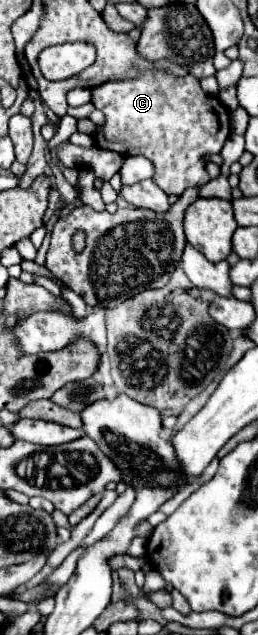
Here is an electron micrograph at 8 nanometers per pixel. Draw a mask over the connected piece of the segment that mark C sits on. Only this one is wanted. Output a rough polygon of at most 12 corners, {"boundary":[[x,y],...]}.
{"boundary":[[191,74],[91,88],[97,148],[169,196],[207,184],[229,110]]}

